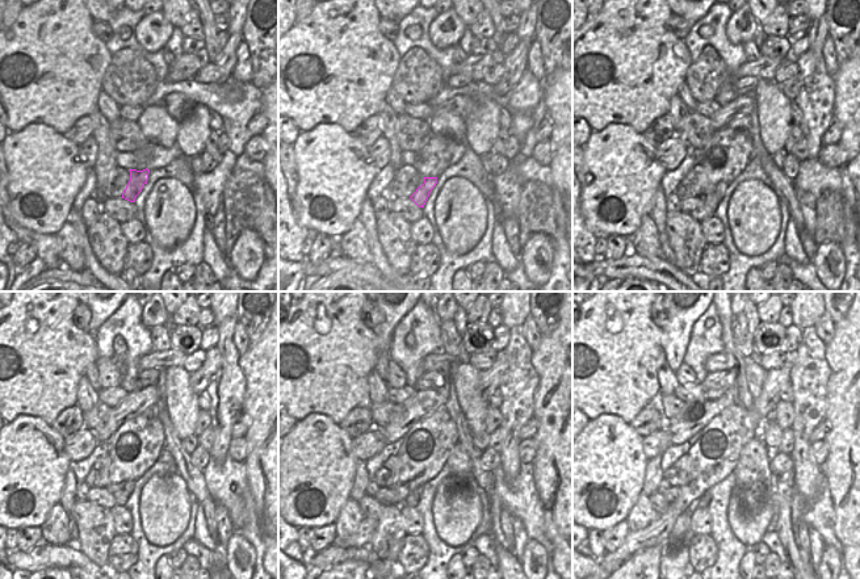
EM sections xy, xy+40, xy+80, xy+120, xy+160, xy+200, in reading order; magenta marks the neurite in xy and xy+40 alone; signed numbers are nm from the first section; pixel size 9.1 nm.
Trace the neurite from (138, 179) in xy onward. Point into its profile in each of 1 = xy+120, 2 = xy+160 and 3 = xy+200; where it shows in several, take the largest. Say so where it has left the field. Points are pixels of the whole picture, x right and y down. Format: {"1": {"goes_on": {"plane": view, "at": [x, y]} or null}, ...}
{"1": {"goes_on": {"plane": "xy+120", "at": [121, 496]}}, "2": {"goes_on": {"plane": "xy+160", "at": [411, 500]}}, "3": {"goes_on": {"plane": "xy+200", "at": [704, 500]}}}

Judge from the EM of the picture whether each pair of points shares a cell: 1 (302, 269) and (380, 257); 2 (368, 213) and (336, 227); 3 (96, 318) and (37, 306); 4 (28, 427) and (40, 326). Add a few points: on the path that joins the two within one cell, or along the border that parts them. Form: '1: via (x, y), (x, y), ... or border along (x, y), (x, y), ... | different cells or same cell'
1: border along (372, 263), (386, 277) | different cells
2: border along (366, 196), (357, 218) | different cells
3: border along (88, 332), (93, 335) | different cells
4: border along (13, 419), (26, 414), (41, 418), (49, 426) | different cells

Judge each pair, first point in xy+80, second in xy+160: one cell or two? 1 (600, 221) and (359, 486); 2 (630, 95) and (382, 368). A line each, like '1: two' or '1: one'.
1: two
2: two

